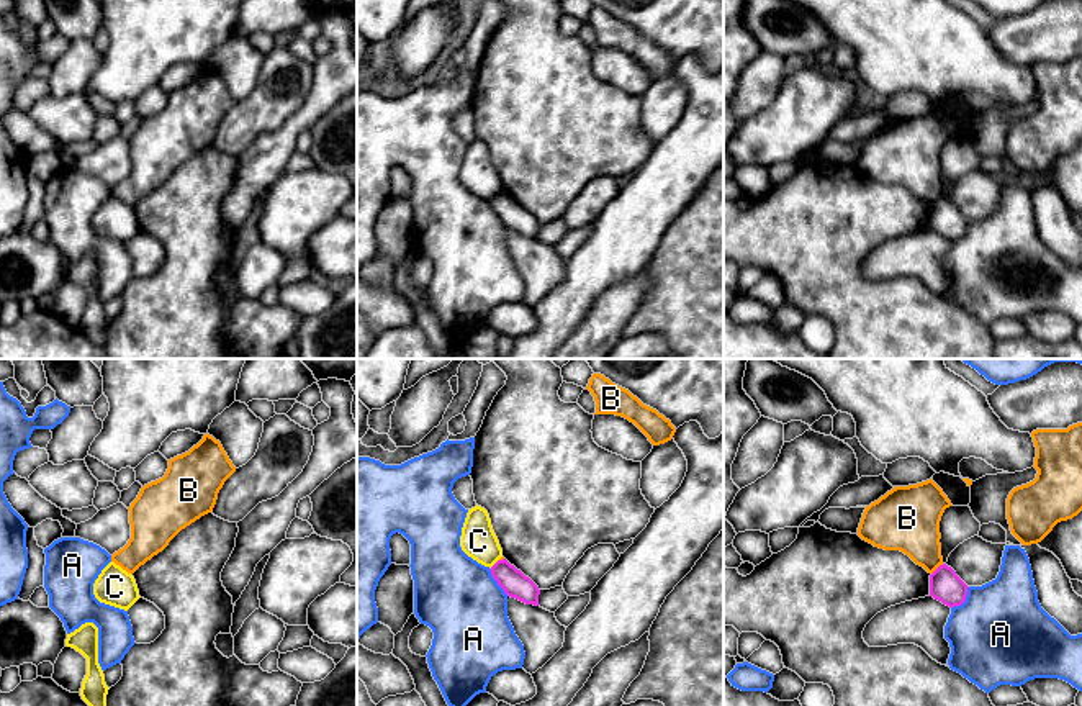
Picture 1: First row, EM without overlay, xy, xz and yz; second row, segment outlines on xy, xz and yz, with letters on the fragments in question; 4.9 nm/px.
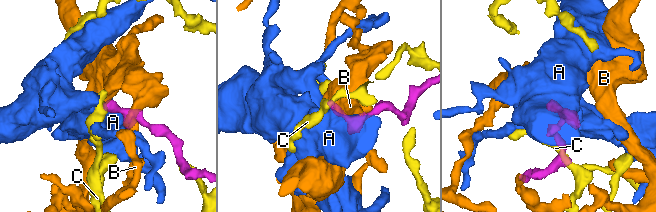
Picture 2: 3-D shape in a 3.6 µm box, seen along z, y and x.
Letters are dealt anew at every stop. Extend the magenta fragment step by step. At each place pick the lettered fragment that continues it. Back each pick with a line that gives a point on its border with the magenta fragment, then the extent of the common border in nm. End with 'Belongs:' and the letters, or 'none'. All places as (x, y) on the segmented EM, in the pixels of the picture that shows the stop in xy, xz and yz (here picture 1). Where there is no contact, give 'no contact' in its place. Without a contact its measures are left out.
Belongs: none

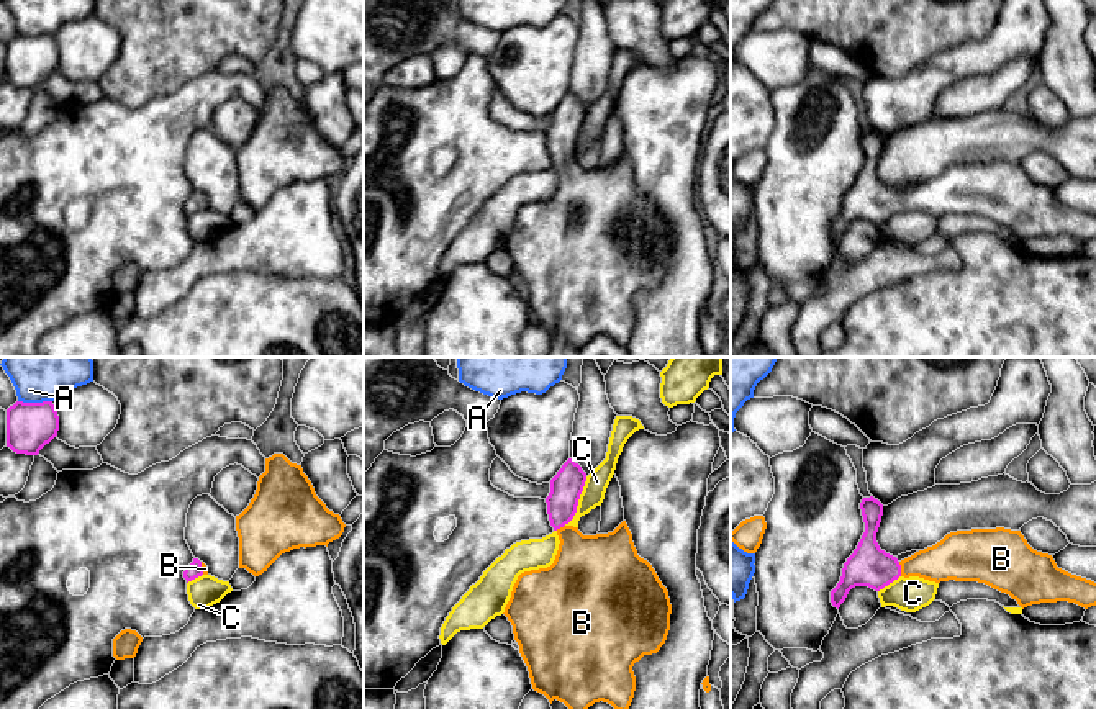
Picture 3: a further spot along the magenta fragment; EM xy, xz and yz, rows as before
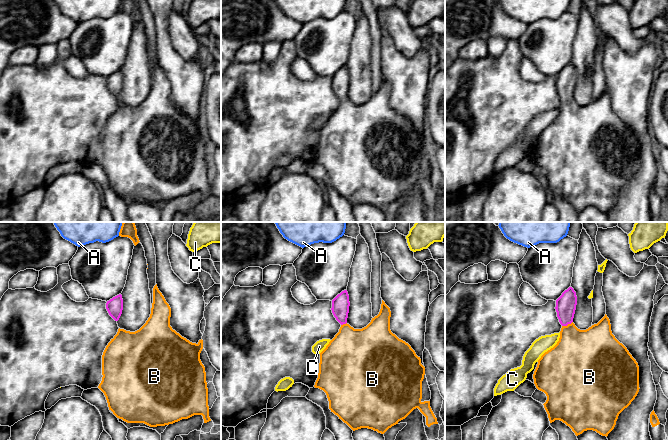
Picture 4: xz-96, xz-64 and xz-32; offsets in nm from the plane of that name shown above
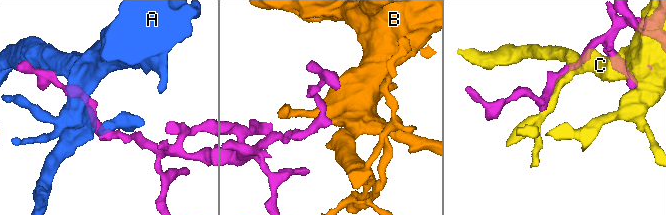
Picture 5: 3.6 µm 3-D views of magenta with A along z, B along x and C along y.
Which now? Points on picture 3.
B: contact yz (900, 569); length 70 nm
Belongs: B

